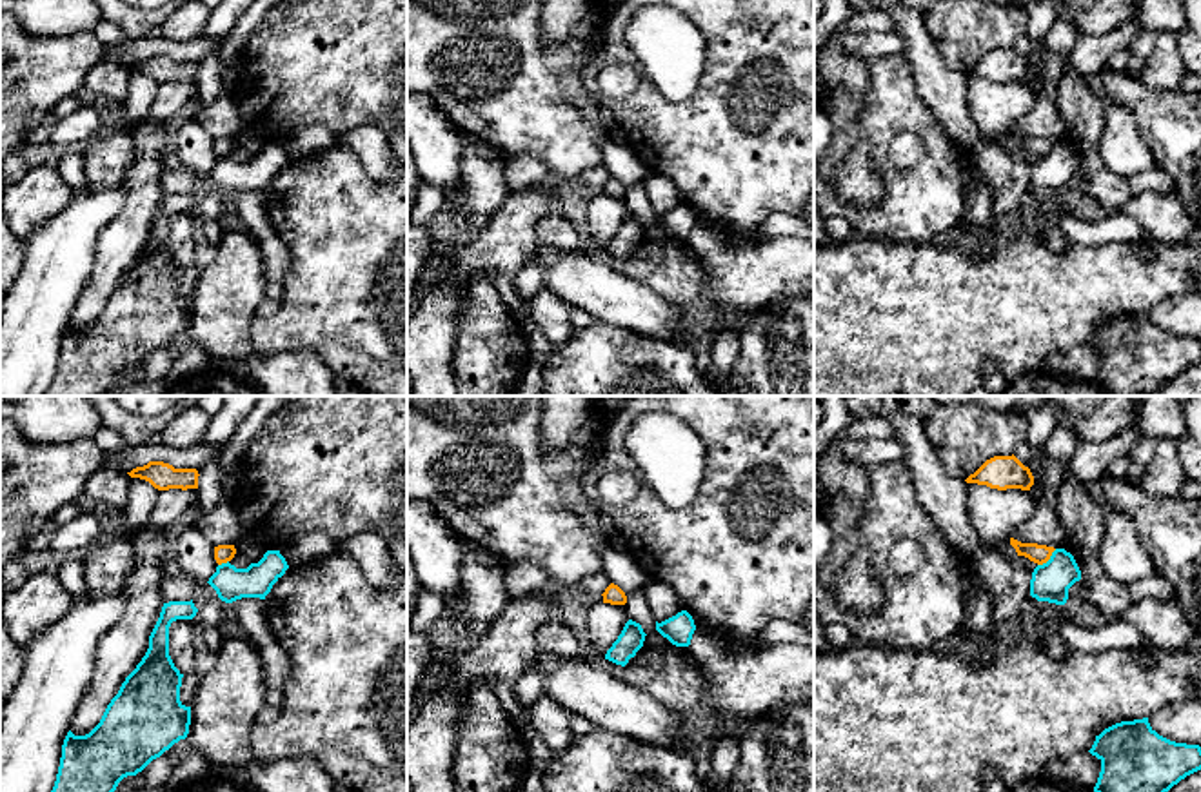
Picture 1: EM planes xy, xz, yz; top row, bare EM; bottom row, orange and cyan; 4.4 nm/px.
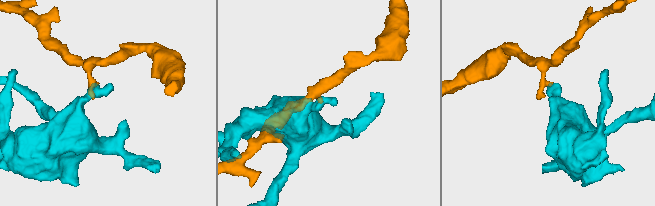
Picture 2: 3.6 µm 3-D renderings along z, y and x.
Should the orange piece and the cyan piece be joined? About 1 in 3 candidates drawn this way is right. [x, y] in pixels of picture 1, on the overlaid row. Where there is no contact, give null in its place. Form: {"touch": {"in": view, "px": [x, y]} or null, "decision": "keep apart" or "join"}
{"touch": {"in": "yz", "px": [1047, 560]}, "decision": "keep apart"}

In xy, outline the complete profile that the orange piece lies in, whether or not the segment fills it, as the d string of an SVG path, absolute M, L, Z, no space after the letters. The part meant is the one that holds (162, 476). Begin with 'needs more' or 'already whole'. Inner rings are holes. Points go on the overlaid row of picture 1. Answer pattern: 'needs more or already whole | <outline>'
already whole | M149 461L144 467L136 467L127 472L131 478L140 478L149 481L158 490L169 489L198 489L198 470L196 469L174 469L164 461Z

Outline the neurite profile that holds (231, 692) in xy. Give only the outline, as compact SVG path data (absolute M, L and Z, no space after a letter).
M229 630L211 668L200 676L187 739L213 765L236 768L254 756L249 736L265 705L265 674L256 647Z

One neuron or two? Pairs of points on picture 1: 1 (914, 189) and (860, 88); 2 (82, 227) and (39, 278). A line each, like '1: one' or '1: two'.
1: two
2: one

